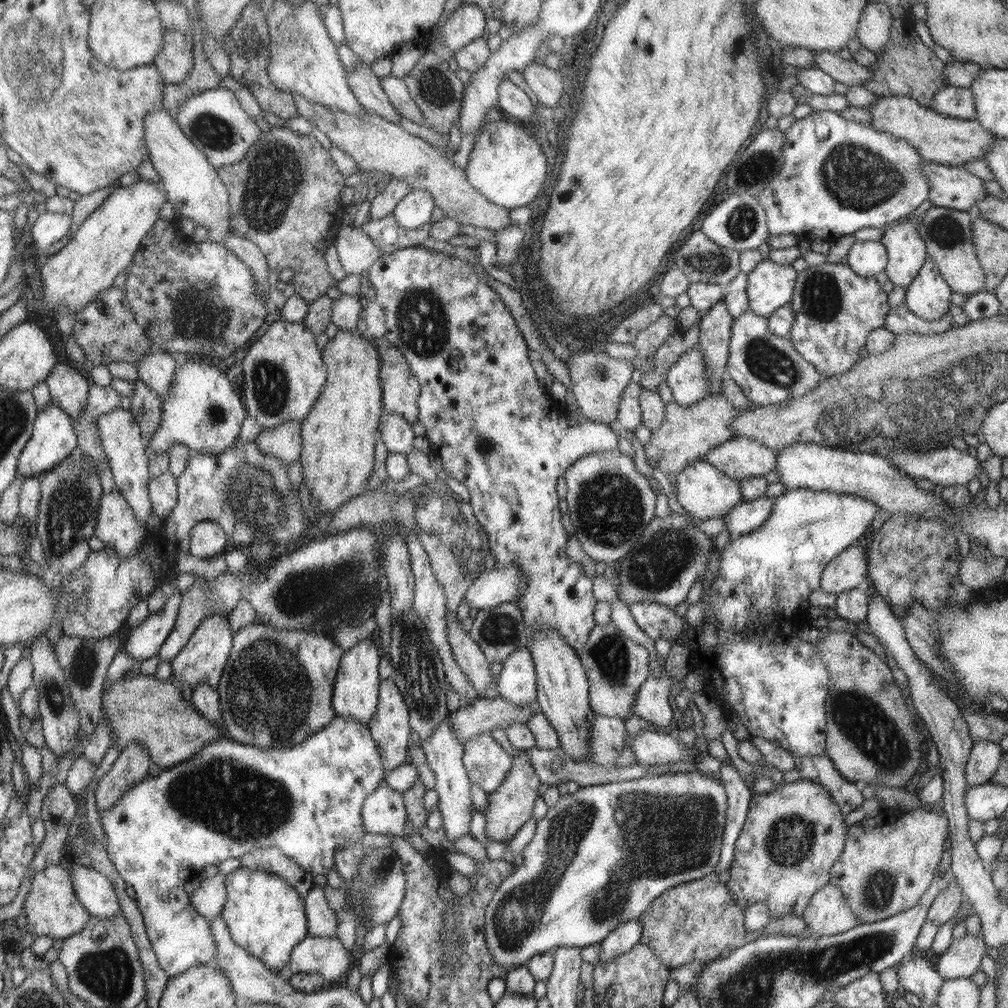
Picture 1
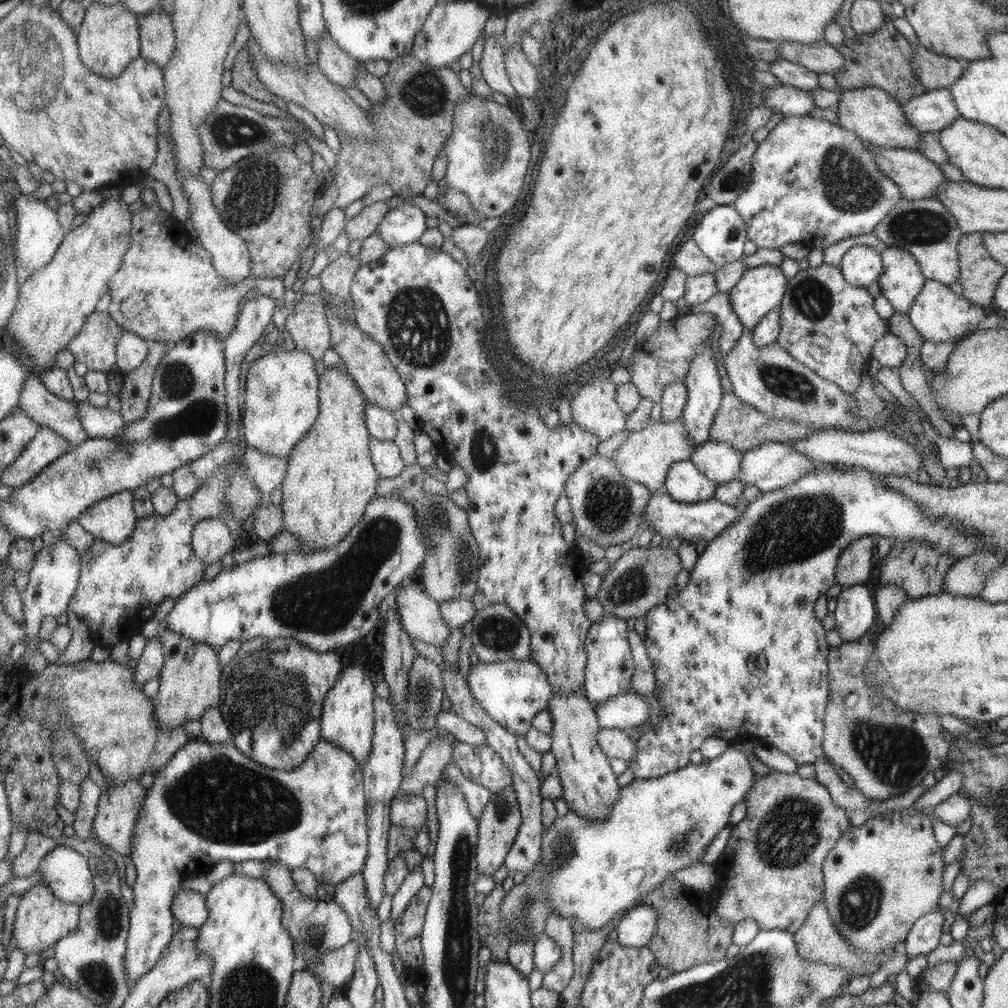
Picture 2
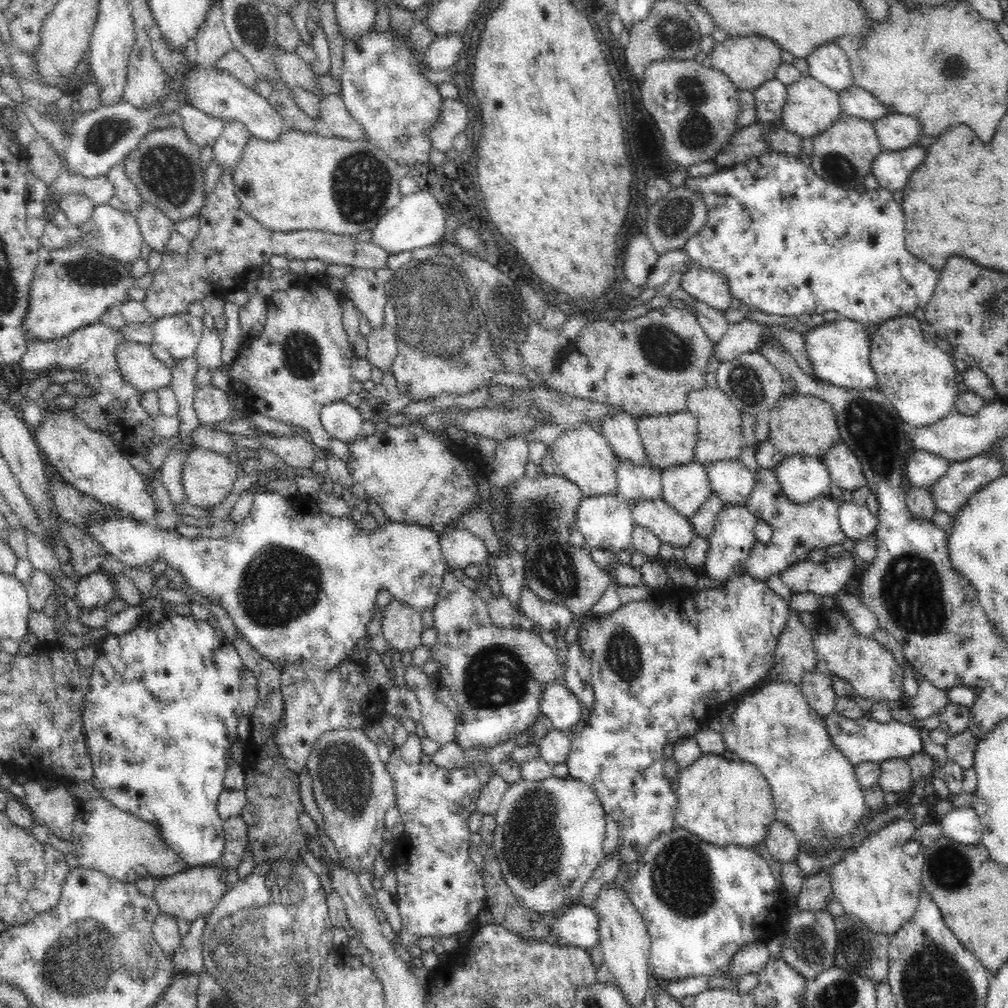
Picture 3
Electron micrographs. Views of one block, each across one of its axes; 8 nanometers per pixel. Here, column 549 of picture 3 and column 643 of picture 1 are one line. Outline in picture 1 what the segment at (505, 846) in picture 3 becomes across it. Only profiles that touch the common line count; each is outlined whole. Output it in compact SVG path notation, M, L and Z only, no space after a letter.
M680 772L661 775L650 775L634 780L624 780L608 784L598 784L580 787L569 795L561 795L556 806L549 807L543 818L538 820L536 832L532 841L524 847L524 852L518 860L515 872L504 879L500 888L492 897L491 904L487 908L486 916L486 942L488 951L491 952L491 960L497 966L510 971L515 967L525 966L533 958L540 954L555 952L560 948L584 949L585 947L600 944L614 932L620 924L626 921L638 919L648 910L650 903L664 894L669 888L674 888L683 882L698 880L711 872L715 872L719 864L719 855L722 853L723 830L727 822L728 796L724 790L722 781L714 775L700 774L699 772Z

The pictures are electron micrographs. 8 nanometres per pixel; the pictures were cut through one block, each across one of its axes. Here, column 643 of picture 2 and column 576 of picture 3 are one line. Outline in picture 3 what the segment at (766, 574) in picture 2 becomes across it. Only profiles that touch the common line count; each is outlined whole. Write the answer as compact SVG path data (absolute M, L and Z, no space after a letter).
M746 572L734 574L724 586L719 588L708 587L705 590L696 591L690 587L678 587L674 584L668 587L664 586L663 590L667 591L664 592L664 608L656 608L656 604L652 604L649 600L622 605L618 610L610 612L605 617L584 620L577 640L580 643L582 653L589 658L591 663L595 701L588 720L569 732L572 742L565 763L568 766L569 776L587 784L596 793L605 813L612 816L617 822L619 843L622 843L620 846L620 865L625 863L628 866L632 861L640 862L641 856L649 844L658 838L659 834L674 828L679 802L674 786L668 782L664 772L664 746L670 743L676 744L683 737L693 737L695 732L702 727L702 722L705 720L704 716L717 711L721 704L731 700L732 696L740 695L740 692L756 686L760 682L760 678L766 678L769 675L768 670L772 669L774 664L779 634L785 627L790 610L789 603L775 594L772 588L768 587L766 581L752 578Z

